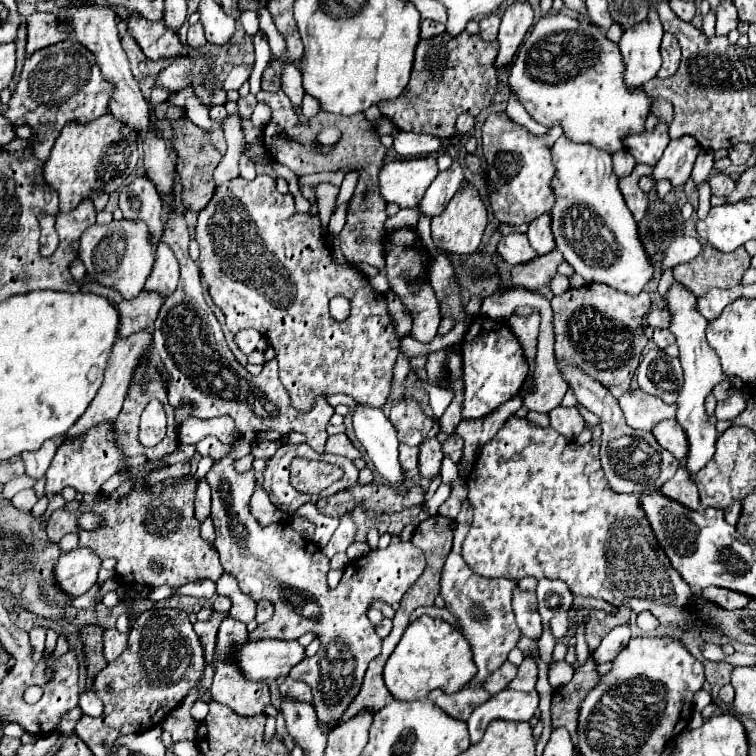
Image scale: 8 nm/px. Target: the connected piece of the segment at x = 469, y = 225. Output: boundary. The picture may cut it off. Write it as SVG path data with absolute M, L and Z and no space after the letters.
M466 183L464 189L460 189L450 203L444 207L444 211L436 217L432 217L432 239L436 243L436 247L450 251L450 253L458 253L458 255L468 255L472 251L478 249L484 229L486 229L486 217L488 217L488 207L482 199L482 195L478 193L478 189L472 183Z

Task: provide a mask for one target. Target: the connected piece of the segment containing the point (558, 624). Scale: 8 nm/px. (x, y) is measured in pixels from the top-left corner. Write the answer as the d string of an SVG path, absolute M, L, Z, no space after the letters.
M566 613L564 615L556 615L554 619L550 620L550 627L556 639L559 639L568 631L568 619Z

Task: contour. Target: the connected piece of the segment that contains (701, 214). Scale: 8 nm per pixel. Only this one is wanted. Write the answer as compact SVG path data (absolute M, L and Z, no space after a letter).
M707 181L704 183L701 183L697 186L698 192L699 192L699 205L697 210L697 216L699 219L704 219L710 209L710 197L712 196L710 186Z

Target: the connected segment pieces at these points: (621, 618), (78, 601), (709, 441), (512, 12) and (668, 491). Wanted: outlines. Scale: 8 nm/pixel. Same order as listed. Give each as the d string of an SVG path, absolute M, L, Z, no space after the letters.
M616 607L616 613L590 609L590 615L586 619L586 641L590 651L594 651L600 645L600 641L610 633L612 627L620 623L628 623L628 619L630 619L628 607Z
M96 583L96 585L94 585L90 591L86 591L84 595L74 597L74 599L72 599L72 605L74 605L74 607L82 607L82 609L92 607L92 605L96 603L96 595L100 593L100 587L102 587L102 585L100 585L100 583Z
M672 283L672 287L666 293L666 303L668 303L668 311L670 311L670 331L676 335L676 345L680 349L680 363L684 369L684 387L680 391L678 397L678 415L676 421L682 425L682 429L688 435L690 441L690 453L688 453L688 461L686 461L686 469L688 473L696 473L700 471L714 455L714 445L716 445L716 429L714 425L708 423L708 415L704 411L704 399L706 395L714 389L716 383L724 381L726 375L720 369L720 361L716 359L716 353L708 347L706 341L706 325L708 321L700 315L698 307L696 307L696 295L692 295L692 291L688 291L682 283Z
M510 5L500 23L498 33L498 55L496 55L496 69L502 69L510 65L514 59L520 43L524 41L528 29L532 27L532 7L530 5Z
M680 467L676 471L676 475L672 479L668 479L668 483L664 483L664 487L660 491L664 491L666 497L686 505L688 509L700 509L698 487L696 487L694 479L690 479L690 475L686 473L684 467Z

